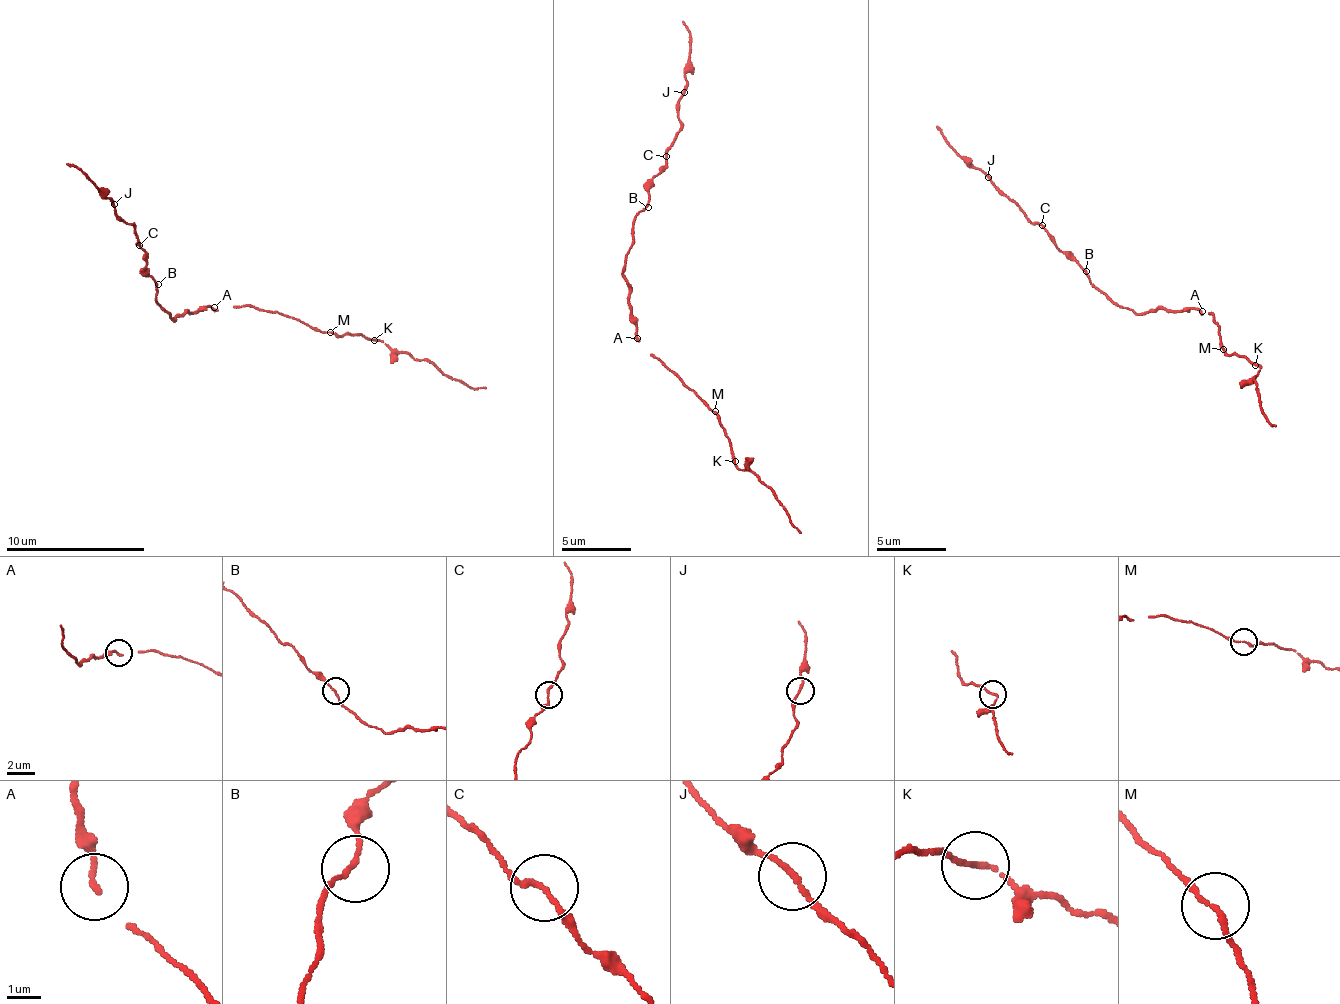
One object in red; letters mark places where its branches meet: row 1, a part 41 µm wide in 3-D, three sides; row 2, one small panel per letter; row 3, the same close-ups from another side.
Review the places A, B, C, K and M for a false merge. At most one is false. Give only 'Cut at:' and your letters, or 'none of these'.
Cut at: none of these

